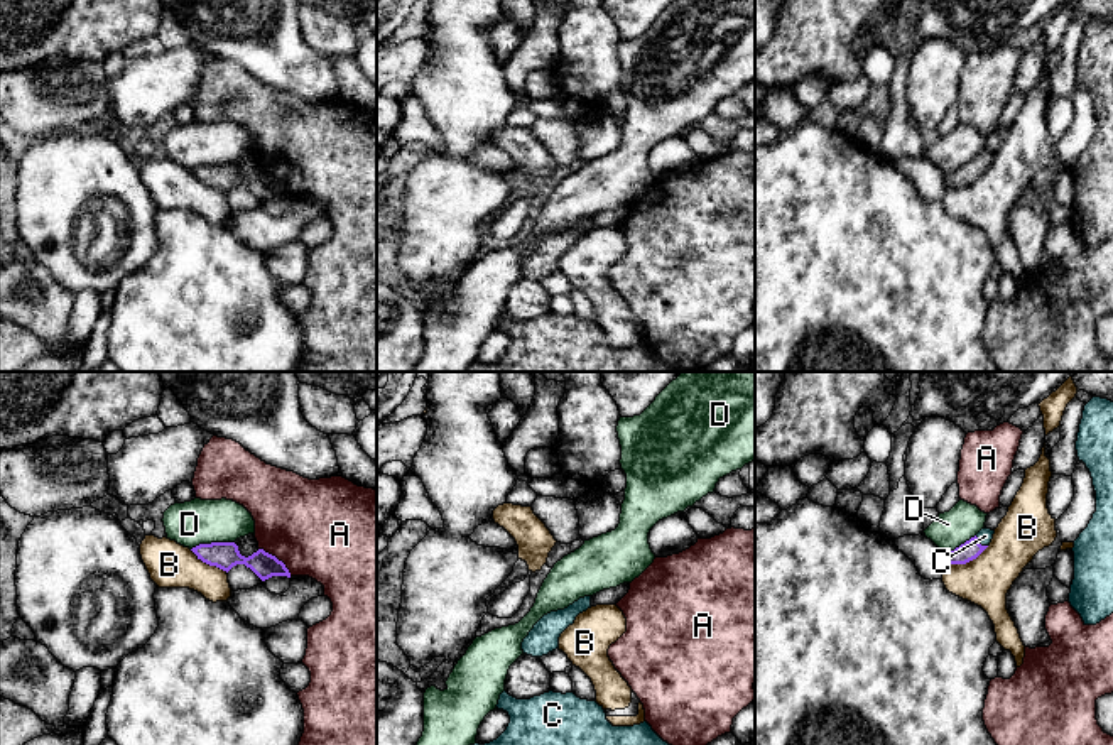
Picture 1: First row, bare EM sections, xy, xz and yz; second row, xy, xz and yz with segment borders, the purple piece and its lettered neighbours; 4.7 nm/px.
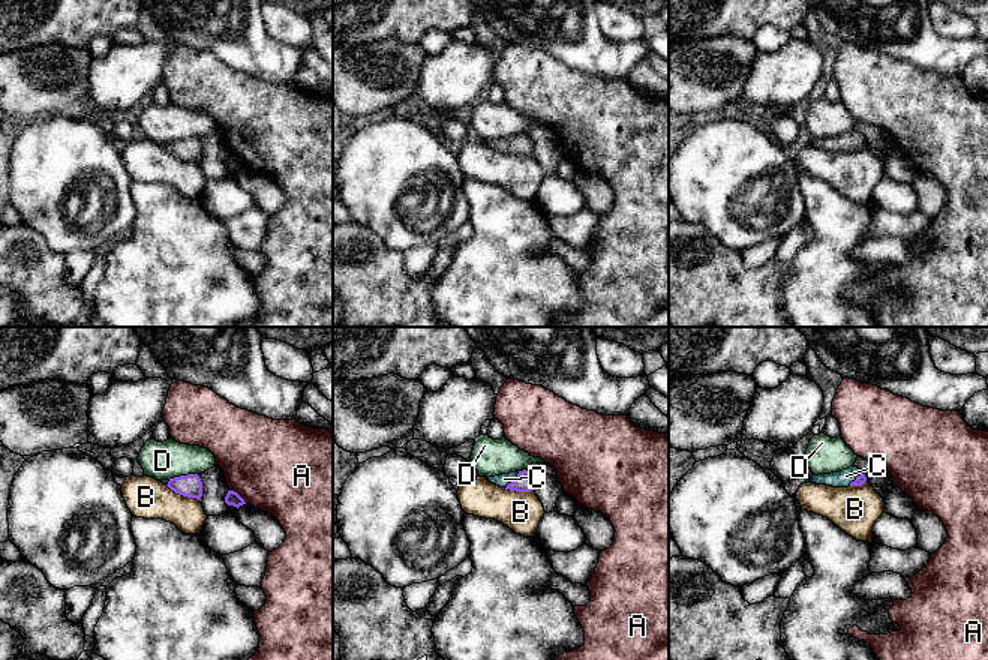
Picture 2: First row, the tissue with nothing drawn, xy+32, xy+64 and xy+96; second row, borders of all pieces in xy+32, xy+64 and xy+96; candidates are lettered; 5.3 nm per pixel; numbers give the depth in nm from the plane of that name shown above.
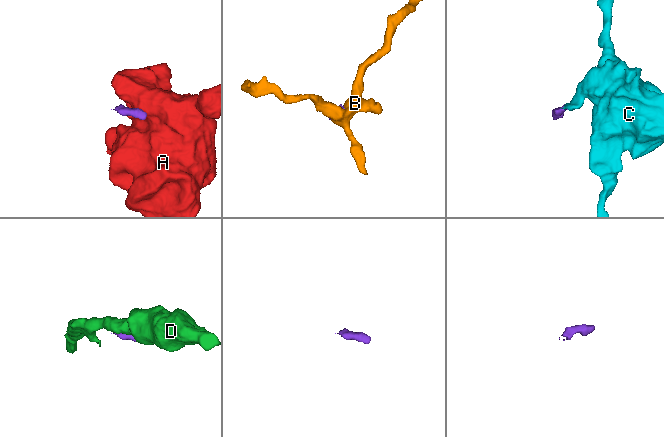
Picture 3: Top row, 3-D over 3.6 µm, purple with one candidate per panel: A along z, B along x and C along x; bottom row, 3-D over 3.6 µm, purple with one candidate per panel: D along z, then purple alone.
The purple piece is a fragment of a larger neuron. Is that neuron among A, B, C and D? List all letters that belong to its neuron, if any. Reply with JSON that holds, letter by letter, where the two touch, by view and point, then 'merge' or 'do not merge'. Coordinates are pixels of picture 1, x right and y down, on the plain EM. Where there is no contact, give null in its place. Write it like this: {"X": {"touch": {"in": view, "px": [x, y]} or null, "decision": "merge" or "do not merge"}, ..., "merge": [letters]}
{"A": {"touch": {"in": "xy", "px": [276, 179]}, "decision": "do not merge"}, "B": {"touch": {"in": "yz", "px": [966, 183]}, "decision": "do not merge"}, "C": {"touch": {"in": "yz", "px": [978, 164]}, "decision": "merge"}, "D": {"touch": {"in": "xy", "px": [211, 164]}, "decision": "do not merge"}, "merge": ["C"]}

